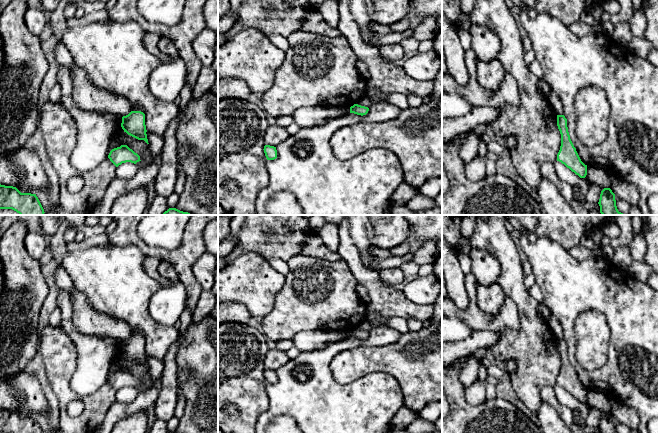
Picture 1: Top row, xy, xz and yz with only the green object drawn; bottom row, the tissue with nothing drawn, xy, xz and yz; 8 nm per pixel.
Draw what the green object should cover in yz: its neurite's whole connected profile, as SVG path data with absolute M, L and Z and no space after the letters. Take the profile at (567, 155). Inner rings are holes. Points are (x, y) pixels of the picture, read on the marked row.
M557 115L557 126L561 134L561 146L557 154L557 161L564 164L580 178L587 175L587 165L585 165L574 147L567 127L567 119L564 115Z

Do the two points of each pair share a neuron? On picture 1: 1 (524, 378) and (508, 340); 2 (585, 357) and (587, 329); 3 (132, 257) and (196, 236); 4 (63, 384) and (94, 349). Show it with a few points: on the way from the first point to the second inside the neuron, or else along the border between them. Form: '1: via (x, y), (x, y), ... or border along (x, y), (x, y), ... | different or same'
1: via (524, 369), (524, 356), (517, 349) | same
2: via (587, 350), (587, 336) | same
3: border along (121, 245), (136, 245), (147, 255) | different
4: border along (77, 350), (77, 367), (70, 387), (79, 396) | different

